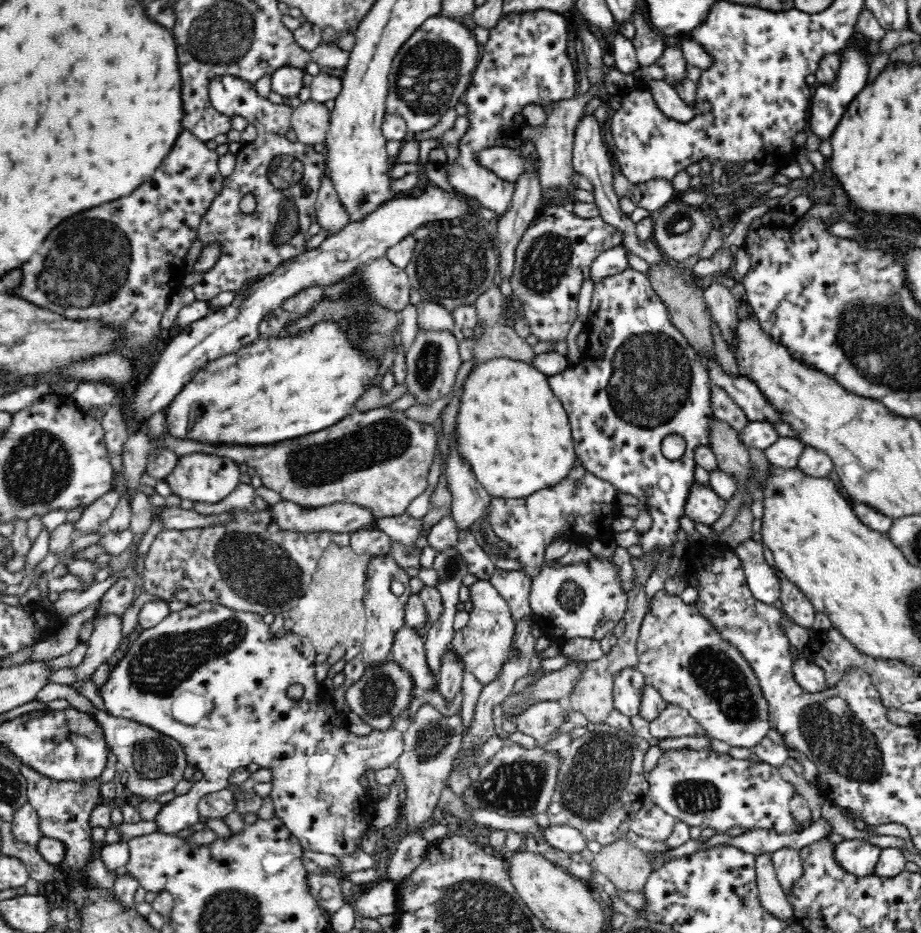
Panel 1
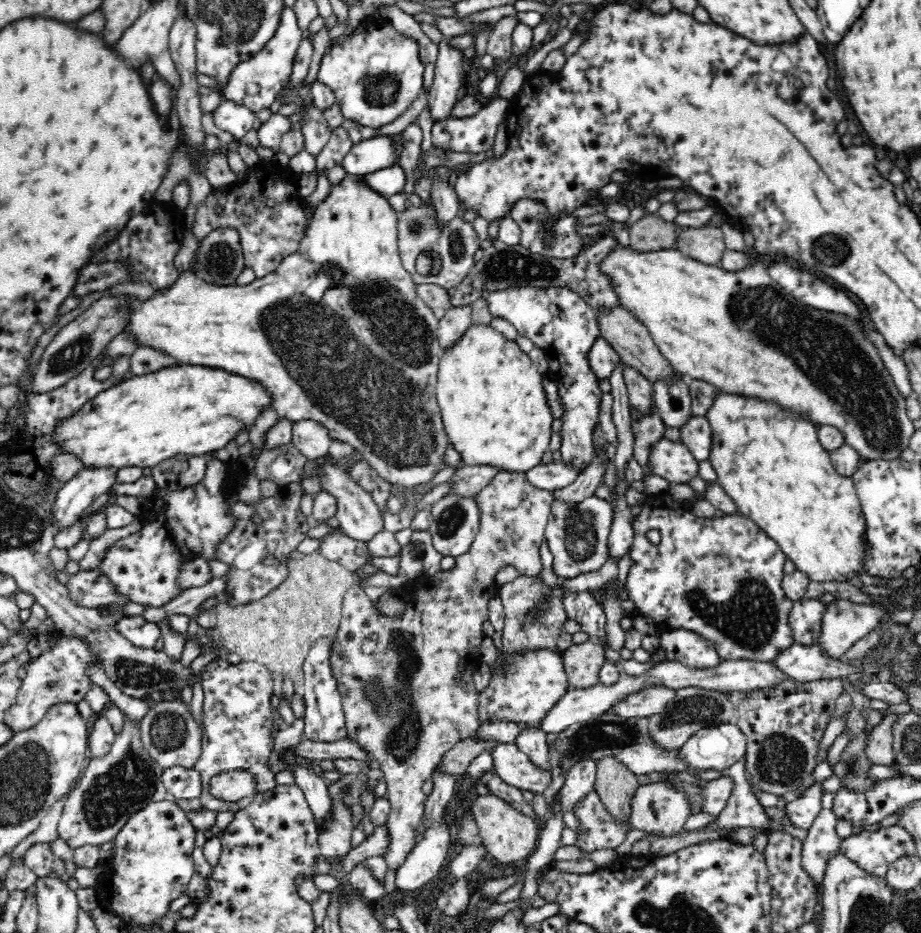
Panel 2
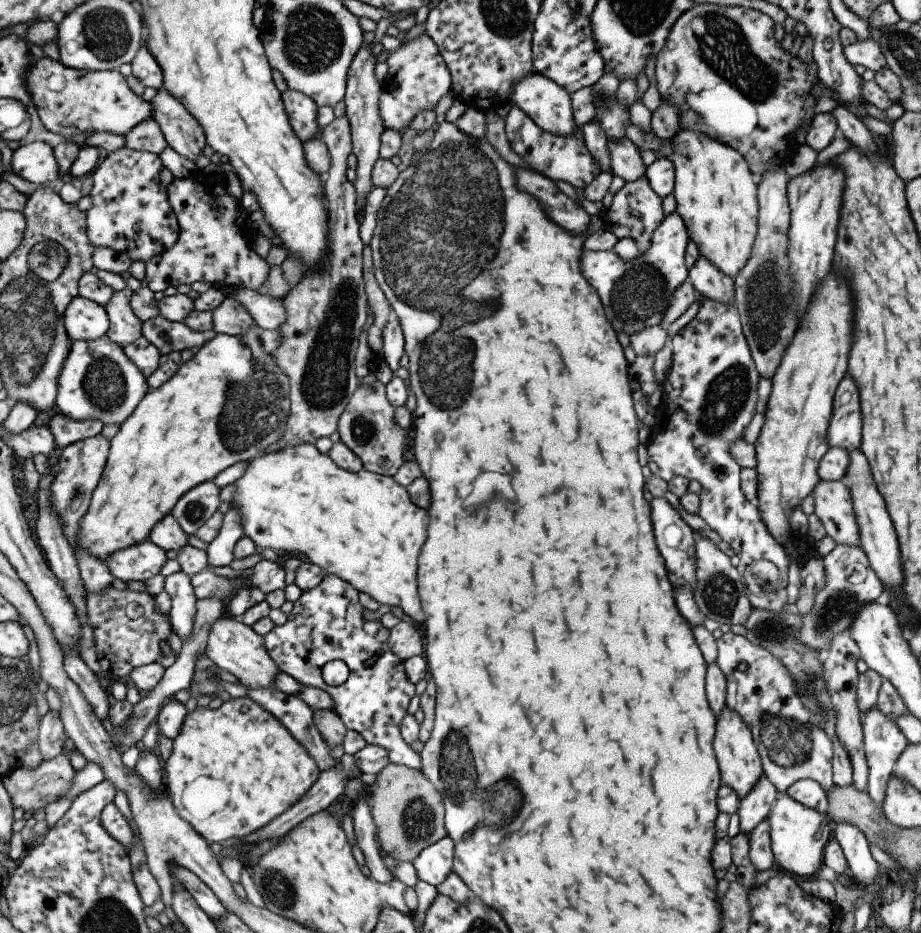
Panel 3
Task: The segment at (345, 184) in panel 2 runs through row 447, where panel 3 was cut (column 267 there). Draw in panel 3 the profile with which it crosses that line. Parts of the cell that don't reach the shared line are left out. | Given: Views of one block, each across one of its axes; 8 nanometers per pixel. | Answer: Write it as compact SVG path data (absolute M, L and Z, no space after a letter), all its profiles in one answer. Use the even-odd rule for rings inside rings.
M250 328L250 330L246 330L240 336L217 334L216 338L213 338L208 344L204 344L202 348L195 351L194 356L187 363L181 365L178 369L178 374L172 380L165 382L160 388L156 388L152 392L147 391L140 404L136 406L134 412L121 424L117 434L110 441L110 452L108 452L107 463L104 466L104 472L102 472L102 478L100 478L96 490L92 493L86 514L80 520L80 532L78 532L76 546L88 550L94 558L106 562L116 550L124 550L124 548L130 548L130 546L134 546L139 542L149 540L152 528L162 518L166 518L168 514L172 514L176 502L186 492L192 490L198 484L202 484L202 482L214 480L220 472L224 472L224 470L230 468L233 464L255 459L281 443L285 422L288 422L291 407L289 380L286 373L280 370L280 366L276 366L272 354L264 352L262 342L260 342L260 331L260 328Z

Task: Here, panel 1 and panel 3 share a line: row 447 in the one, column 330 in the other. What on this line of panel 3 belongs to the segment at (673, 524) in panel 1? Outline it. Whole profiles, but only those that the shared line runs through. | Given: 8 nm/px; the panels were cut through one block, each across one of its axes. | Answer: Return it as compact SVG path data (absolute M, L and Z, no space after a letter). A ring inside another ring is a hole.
M326 575L320 586L306 590L296 602L293 602L292 611L282 626L274 625L274 628L263 636L266 650L270 658L276 662L278 670L292 676L299 684L328 692L334 702L333 711L342 718L347 729L361 734L368 745L384 748L392 763L420 770L419 753L414 752L401 735L401 722L407 714L408 704L414 696L416 686L406 676L404 661L388 646L390 630L384 628L379 620L363 621L363 606L360 604L359 594L359 590L349 582L334 575ZM330 660L342 660L349 668L348 679L342 685L330 686L322 679L322 666Z

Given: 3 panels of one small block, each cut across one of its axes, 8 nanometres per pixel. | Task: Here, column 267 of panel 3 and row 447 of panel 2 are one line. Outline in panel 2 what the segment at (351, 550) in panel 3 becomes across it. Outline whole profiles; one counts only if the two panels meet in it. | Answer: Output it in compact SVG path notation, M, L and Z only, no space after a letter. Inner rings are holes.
M474 324L444 351L438 366L435 391L440 415L451 448L460 453L464 465L484 464L501 472L527 473L540 464L544 452L549 450L554 418L542 387L544 374L538 372L516 341L507 340L492 326Z

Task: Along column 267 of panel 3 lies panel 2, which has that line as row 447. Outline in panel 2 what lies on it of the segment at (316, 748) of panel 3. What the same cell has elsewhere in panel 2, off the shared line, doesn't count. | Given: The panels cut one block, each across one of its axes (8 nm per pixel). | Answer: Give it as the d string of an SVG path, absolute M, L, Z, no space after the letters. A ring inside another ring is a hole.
M692 415L679 428L681 441L690 449L696 460L709 460L711 426L705 416Z

